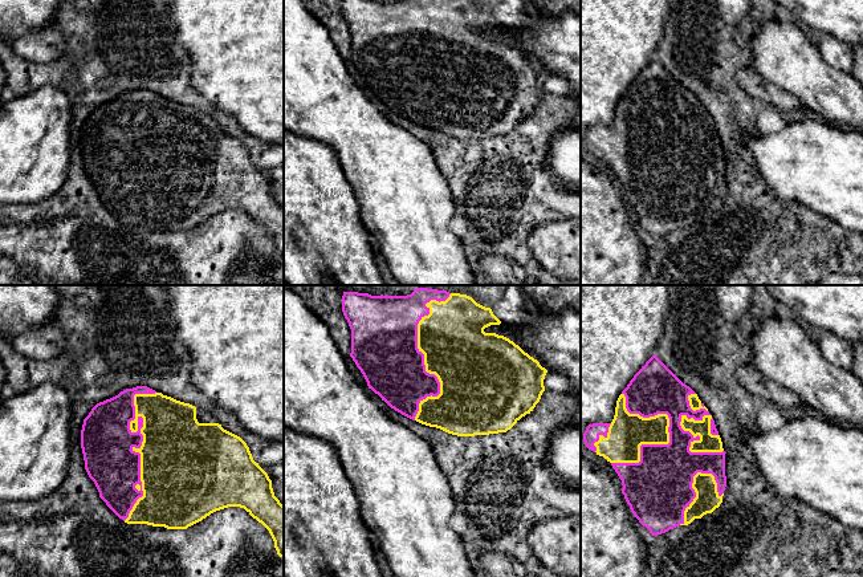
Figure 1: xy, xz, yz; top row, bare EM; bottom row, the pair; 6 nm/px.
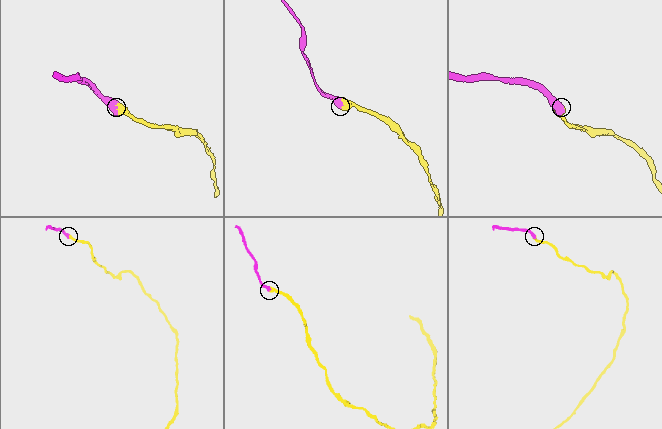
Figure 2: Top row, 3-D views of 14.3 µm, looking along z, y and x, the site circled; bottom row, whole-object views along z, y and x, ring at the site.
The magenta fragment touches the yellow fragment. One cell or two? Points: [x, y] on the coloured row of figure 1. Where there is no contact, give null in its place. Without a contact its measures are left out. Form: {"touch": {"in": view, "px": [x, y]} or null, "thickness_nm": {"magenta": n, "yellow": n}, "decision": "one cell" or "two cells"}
{"touch": {"in": "xy", "px": [137, 447]}, "thickness_nm": {"magenta": 320, "yellow": 440}, "decision": "one cell"}

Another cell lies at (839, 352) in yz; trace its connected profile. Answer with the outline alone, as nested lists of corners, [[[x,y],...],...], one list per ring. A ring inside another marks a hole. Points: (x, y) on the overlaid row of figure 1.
[[[817,330],[815,345],[823,357],[844,370],[851,370],[854,363],[852,342],[827,330]]]

